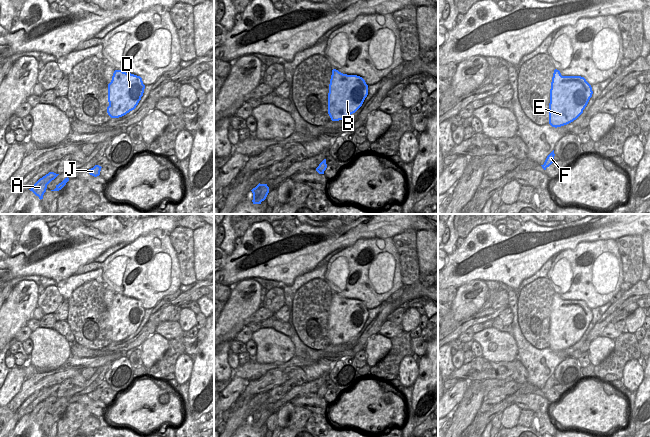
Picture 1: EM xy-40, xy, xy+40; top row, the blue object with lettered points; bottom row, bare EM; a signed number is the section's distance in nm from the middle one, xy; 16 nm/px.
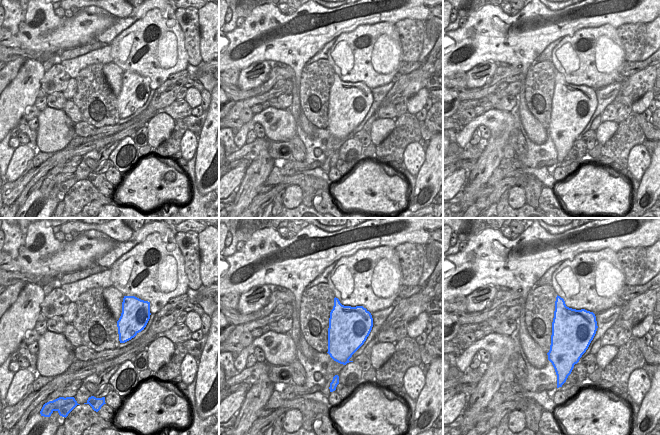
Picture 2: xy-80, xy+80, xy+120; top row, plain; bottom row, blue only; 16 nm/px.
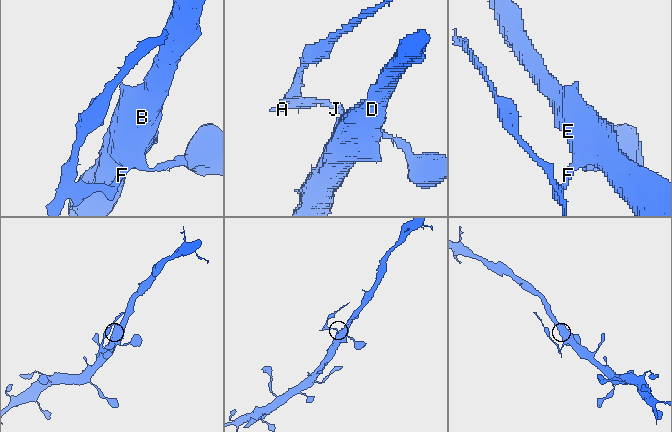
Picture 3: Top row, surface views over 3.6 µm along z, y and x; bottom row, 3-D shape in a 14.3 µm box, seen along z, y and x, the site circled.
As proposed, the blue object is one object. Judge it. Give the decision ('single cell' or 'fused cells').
fused cells

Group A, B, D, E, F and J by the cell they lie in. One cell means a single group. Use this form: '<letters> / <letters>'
A J / B D E F

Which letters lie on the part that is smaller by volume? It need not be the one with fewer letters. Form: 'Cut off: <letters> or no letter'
Cut off: A, J

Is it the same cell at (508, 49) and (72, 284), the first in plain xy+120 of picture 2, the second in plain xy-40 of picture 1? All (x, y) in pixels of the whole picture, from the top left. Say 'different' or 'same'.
different

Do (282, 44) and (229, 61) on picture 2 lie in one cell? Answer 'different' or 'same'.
same

